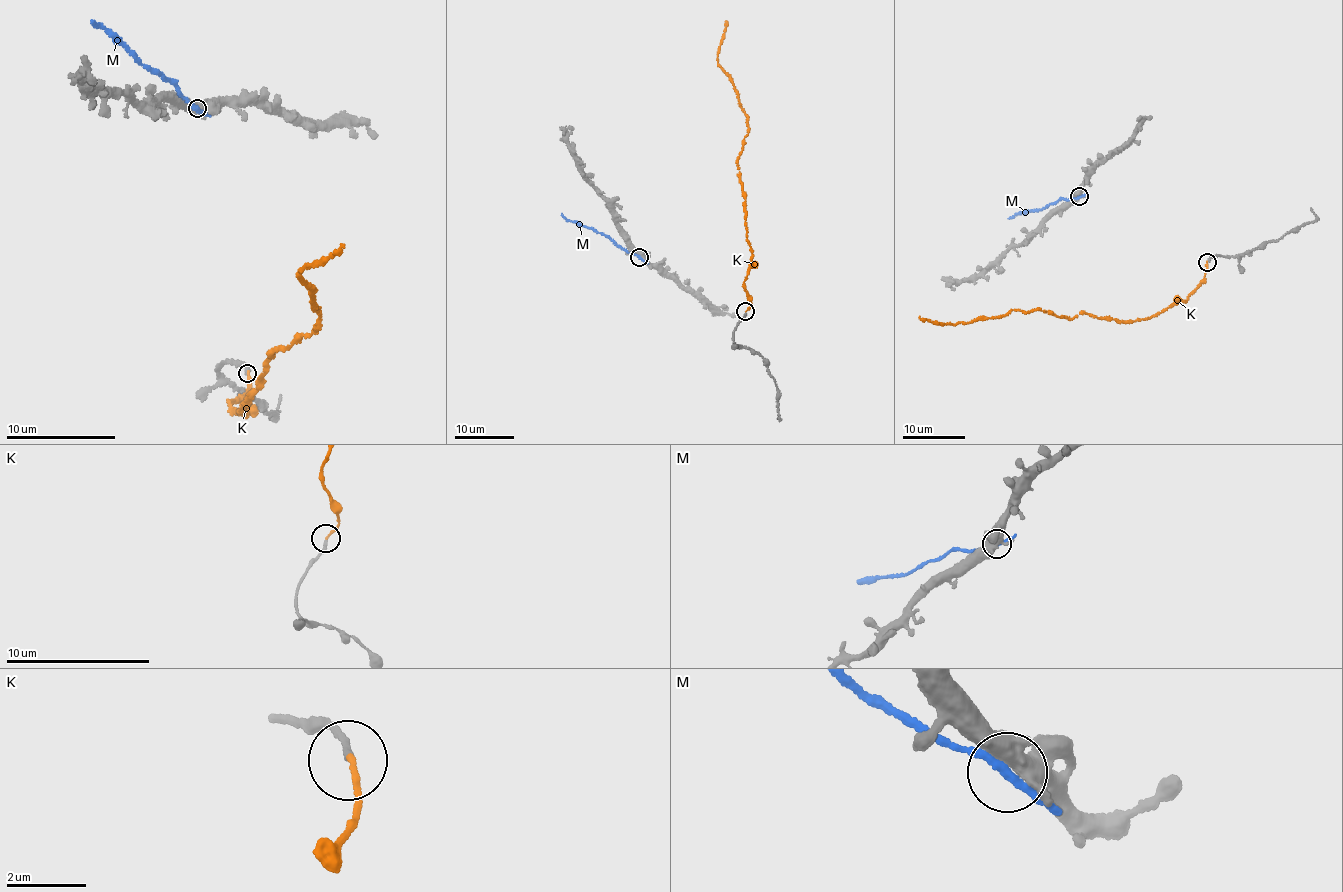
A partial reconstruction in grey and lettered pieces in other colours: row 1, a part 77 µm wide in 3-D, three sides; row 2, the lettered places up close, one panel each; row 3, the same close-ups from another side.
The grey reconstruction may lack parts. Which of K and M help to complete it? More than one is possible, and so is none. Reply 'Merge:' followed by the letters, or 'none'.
Merge: K

